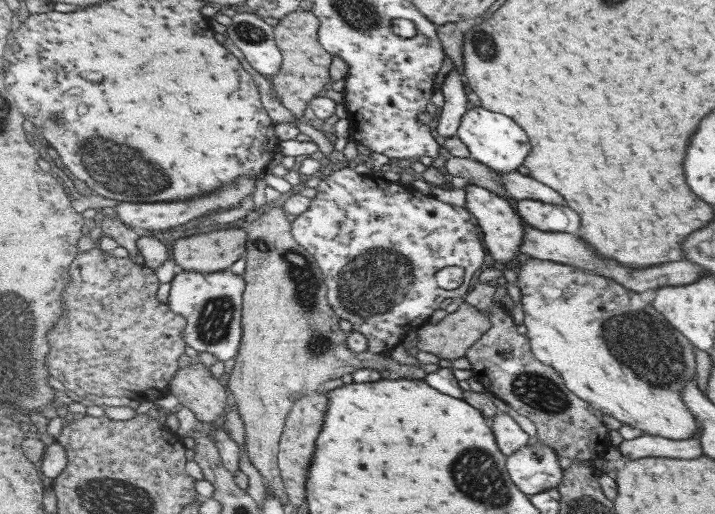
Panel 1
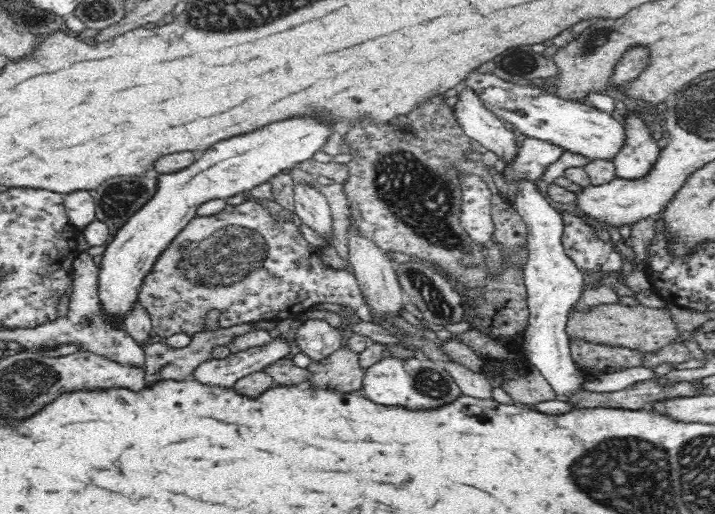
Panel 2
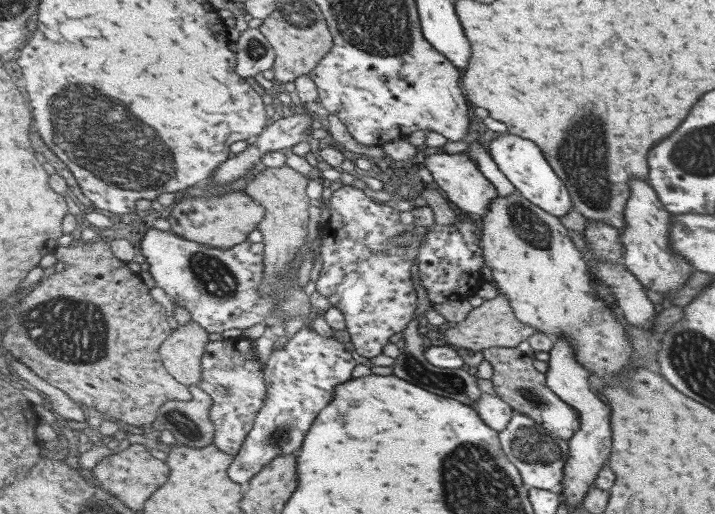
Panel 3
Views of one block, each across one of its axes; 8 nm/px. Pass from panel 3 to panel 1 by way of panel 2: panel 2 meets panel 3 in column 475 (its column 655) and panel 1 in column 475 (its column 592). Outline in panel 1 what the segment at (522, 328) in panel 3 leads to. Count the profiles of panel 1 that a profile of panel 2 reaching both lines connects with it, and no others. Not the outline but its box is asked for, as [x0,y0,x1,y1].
[417,302,491,360]

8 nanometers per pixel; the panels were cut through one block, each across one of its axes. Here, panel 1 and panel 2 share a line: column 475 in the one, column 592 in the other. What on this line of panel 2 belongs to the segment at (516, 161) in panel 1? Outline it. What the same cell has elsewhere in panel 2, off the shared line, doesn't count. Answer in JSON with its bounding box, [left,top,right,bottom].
[461,70,624,160]

